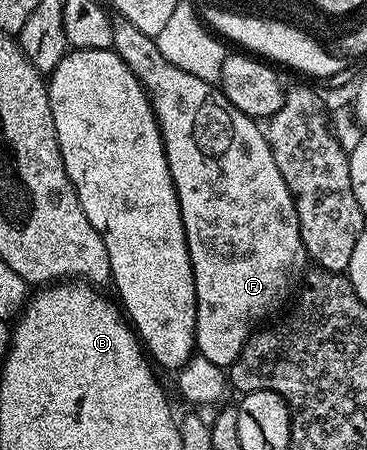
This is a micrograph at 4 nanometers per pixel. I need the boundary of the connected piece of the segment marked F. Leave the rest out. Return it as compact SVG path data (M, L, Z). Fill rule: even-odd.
M123 21L114 26L111 50L122 57L148 92L160 126L194 273L196 351L214 365L227 369L240 356L253 331L265 322L263 319L278 310L280 303L286 302L288 294L292 290L293 294L305 278L304 266L309 266L310 260L302 245L294 197L286 181L282 181L278 165L274 165L274 153L270 153L268 137L261 124L234 109L217 84L202 81L202 77L194 77L194 73L166 61L153 36Z

